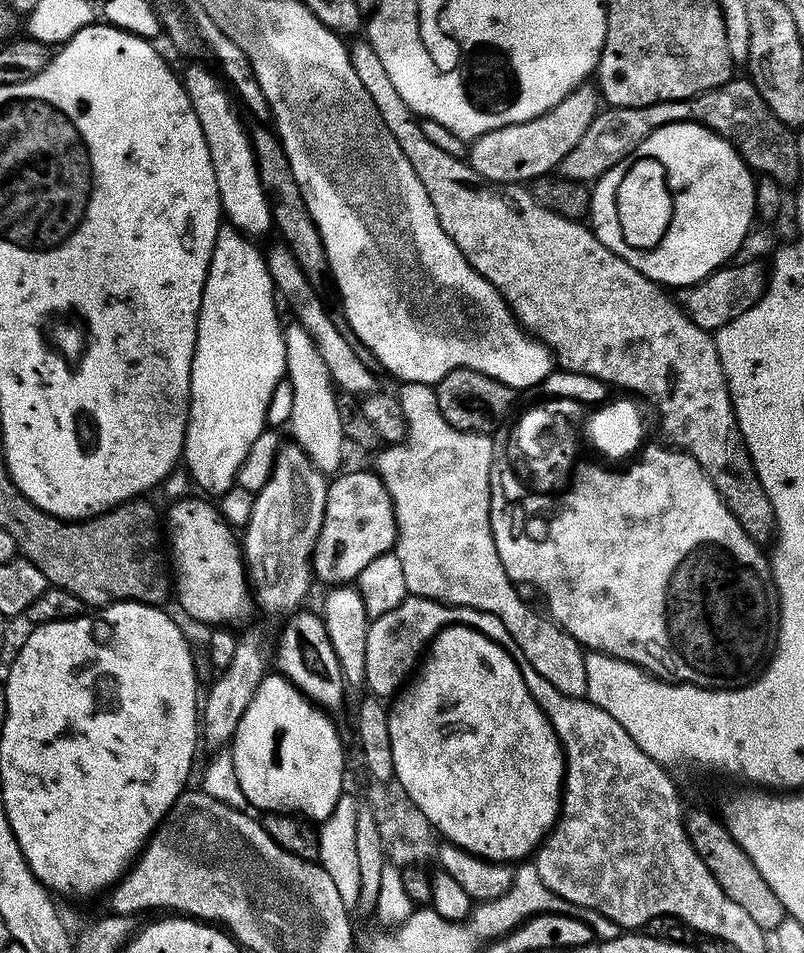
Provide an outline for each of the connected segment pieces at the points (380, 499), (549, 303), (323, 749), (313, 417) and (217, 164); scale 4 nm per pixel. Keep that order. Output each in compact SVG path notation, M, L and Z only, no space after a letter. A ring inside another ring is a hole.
M341 471L328 485L326 510L322 530L316 539L316 548L312 551L312 571L315 579L324 586L344 586L355 581L356 577L382 554L393 551L396 546L396 514L390 494L375 471L347 472Z
M360 38L356 45L353 43L349 47L348 53L350 54L350 62L354 66L356 73L358 73L358 78L362 78L362 86L366 86L366 94L370 94L370 98L374 98L374 106L378 106L378 110L382 114L382 122L386 122L386 130L390 130L390 134L394 134L398 146L402 146L402 154L406 154L410 166L414 166L414 174L418 174L422 186L426 186L426 190L430 194L430 202L438 214L438 222L442 226L442 230L446 230L446 234L450 234L454 246L458 246L458 250L462 250L466 262L470 262L470 266L475 272L482 274L482 278L486 278L486 282L490 282L500 291L502 298L508 303L508 307L512 309L517 320L520 321L525 329L531 330L540 343L548 347L548 351L552 353L555 363L561 369L593 376L603 380L605 385L608 386L617 384L620 388L629 388L630 391L637 392L637 394L632 393L637 397L645 396L656 407L656 412L660 415L660 428L668 435L667 443L675 446L677 449L686 450L689 456L693 456L696 459L698 466L702 466L702 470L708 475L710 482L719 490L720 497L724 500L724 505L732 511L734 518L738 518L744 533L757 542L771 541L776 531L774 506L770 502L762 482L756 477L756 471L752 465L748 447L740 433L740 427L732 409L732 395L728 393L728 383L724 377L722 362L718 358L718 350L716 349L713 333L699 328L684 313L684 309L680 307L679 303L673 297L671 300L664 293L667 291L657 284L655 280L646 278L641 272L634 270L634 266L630 266L630 262L615 256L596 237L595 231L587 223L571 220L570 218L562 218L558 214L546 210L546 206L538 203L527 187L518 184L490 184L472 171L472 167L469 166L467 159L446 154L446 150L438 150L438 146L434 146L434 142L430 142L430 138L426 138L426 134L422 134L420 120L410 110L410 106L406 106L406 102L402 102L402 94L398 94L398 90L394 90L394 82L390 82L390 74L386 74L386 70L382 66L382 58L378 58L377 52L374 51L374 46L369 44L367 39Z
M266 674L254 690L254 698L250 698L250 706L246 706L246 714L242 714L242 722L238 722L238 730L230 741L230 751L234 758L234 770L238 770L238 783L242 786L242 794L246 794L249 805L264 812L282 812L307 818L312 822L322 822L332 813L344 788L344 748L340 745L340 736L332 725L332 720L325 709L315 705L300 689L295 688L286 677L279 674Z
M292 322L292 325L284 328L284 345L286 346L286 378L293 387L293 410L290 412L287 423L287 427L292 428L291 439L307 454L310 462L314 462L314 466L319 472L339 473L342 468L340 463L344 460L346 439L342 432L341 419L338 418L335 401L338 392L330 378L330 370L326 370L326 362L322 362L322 354L318 352L314 338L310 338L308 331L299 322Z
M192 64L182 72L182 79L186 94L194 106L194 114L198 114L206 146L210 150L214 182L218 182L220 206L227 223L237 232L249 238L264 236L268 231L271 233L274 228L272 206L268 202L267 194L262 190L256 155L252 149L252 137L249 129L247 127L244 129L244 124L236 113L237 101L233 93L226 87L225 81L215 71L213 72L200 64Z

